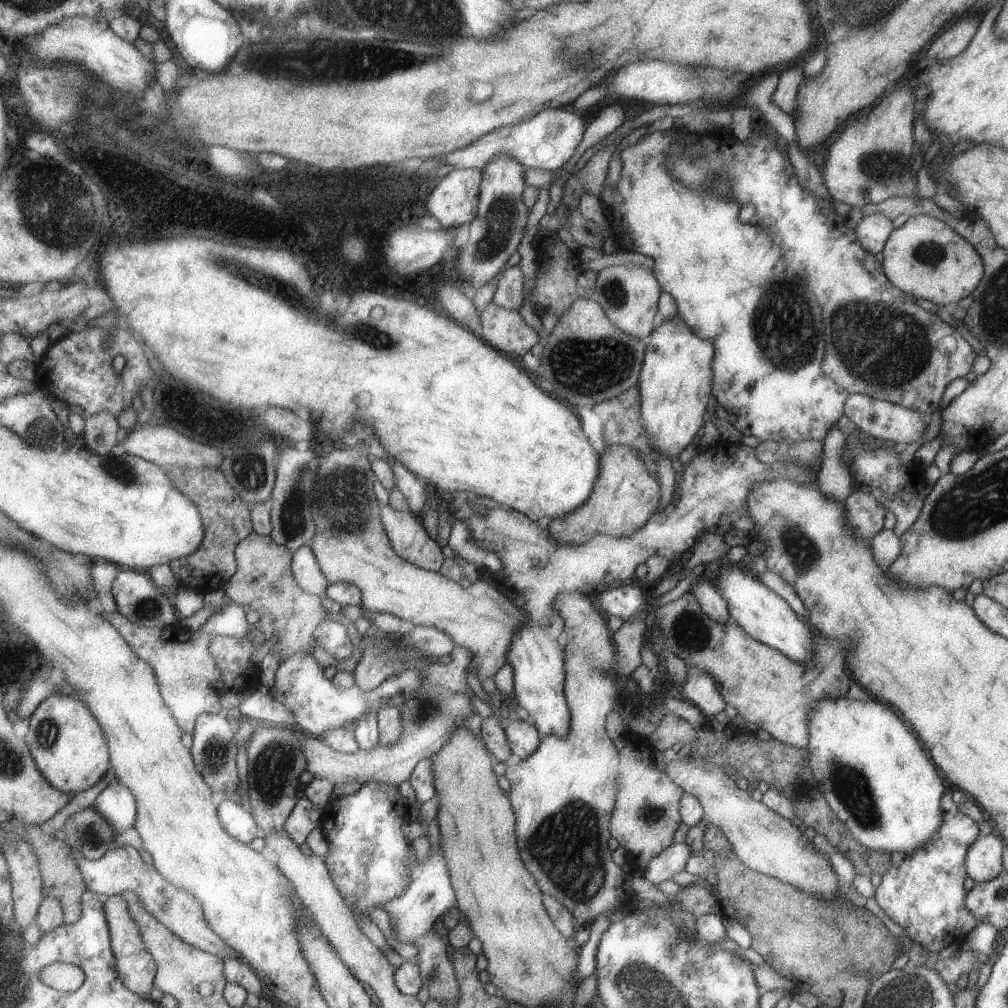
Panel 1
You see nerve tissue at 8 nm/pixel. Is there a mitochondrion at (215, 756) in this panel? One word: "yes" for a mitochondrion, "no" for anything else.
yes

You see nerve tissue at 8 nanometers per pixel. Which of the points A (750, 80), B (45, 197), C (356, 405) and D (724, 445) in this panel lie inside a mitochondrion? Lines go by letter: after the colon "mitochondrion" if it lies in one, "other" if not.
A: other
B: mitochondrion
C: other
D: other

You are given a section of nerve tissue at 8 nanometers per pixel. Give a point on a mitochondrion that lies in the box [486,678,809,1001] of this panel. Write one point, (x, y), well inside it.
(566, 846)

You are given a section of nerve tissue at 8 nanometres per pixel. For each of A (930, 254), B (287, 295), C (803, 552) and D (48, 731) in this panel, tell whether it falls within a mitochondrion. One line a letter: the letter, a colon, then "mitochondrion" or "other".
A: mitochondrion
B: mitochondrion
C: mitochondrion
D: mitochondrion

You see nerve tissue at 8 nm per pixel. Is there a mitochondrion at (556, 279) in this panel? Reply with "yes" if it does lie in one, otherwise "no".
no

